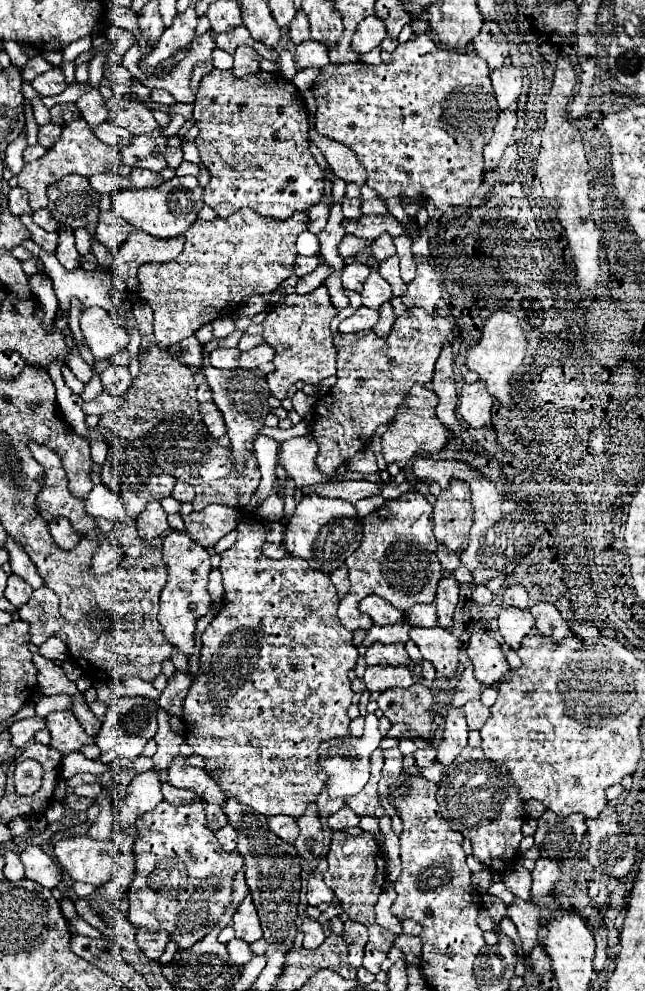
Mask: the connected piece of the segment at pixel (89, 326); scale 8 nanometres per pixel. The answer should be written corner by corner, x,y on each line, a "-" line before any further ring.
88,307
80,315
82,335
96,359
110,359
118,351
122,351
130,335
122,325
118,325
106,309

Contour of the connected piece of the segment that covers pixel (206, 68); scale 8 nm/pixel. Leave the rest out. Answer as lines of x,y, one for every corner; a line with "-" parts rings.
208,59
208,61
204,61
204,63
198,63
198,65
194,67
194,73
192,73
192,91
196,91
196,85
200,83
202,75
210,73
212,69
214,69
214,65
212,65
212,61
210,61
210,59

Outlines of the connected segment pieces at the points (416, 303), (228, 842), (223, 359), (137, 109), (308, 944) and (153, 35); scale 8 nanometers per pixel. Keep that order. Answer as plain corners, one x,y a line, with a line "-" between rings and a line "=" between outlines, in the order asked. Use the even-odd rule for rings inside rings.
426,261
418,263
416,277
407,284
407,289
408,293
402,297
402,301
408,309
420,307
428,313
434,313
434,307
440,299
440,285
434,269
=
226,825
226,827
218,829
214,835
220,841
220,845
222,845
224,851
228,851
228,853
236,851
236,829
232,825
=
216,349
210,353
210,363
216,369
234,369
238,367
238,349
=
122,97
118,101
108,99
104,101
104,105
110,109
110,121
126,127
132,135
146,133
158,127
156,119
152,117
152,111
136,99
128,99
128,97
=
306,917
304,923
302,923
302,935
304,935
304,947
306,949
316,949
326,939
326,935
322,931
322,925
318,921
310,919
310,917
=
150,1
150,3
144,7
144,11
140,13
140,17
138,17
140,33
142,33
142,37
148,41
150,49
156,47
160,35
164,33
164,23
162,23
162,19
160,19
160,15
158,15
158,7
156,7
156,5
158,5
156,1

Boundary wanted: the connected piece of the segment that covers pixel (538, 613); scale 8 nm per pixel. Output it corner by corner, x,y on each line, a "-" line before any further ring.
540,601
534,607
530,607
530,613
536,619
538,633
548,635
554,641
562,641
564,637
568,637
572,633
570,627
568,627
568,623
566,623
566,619
560,615
560,611
552,603

